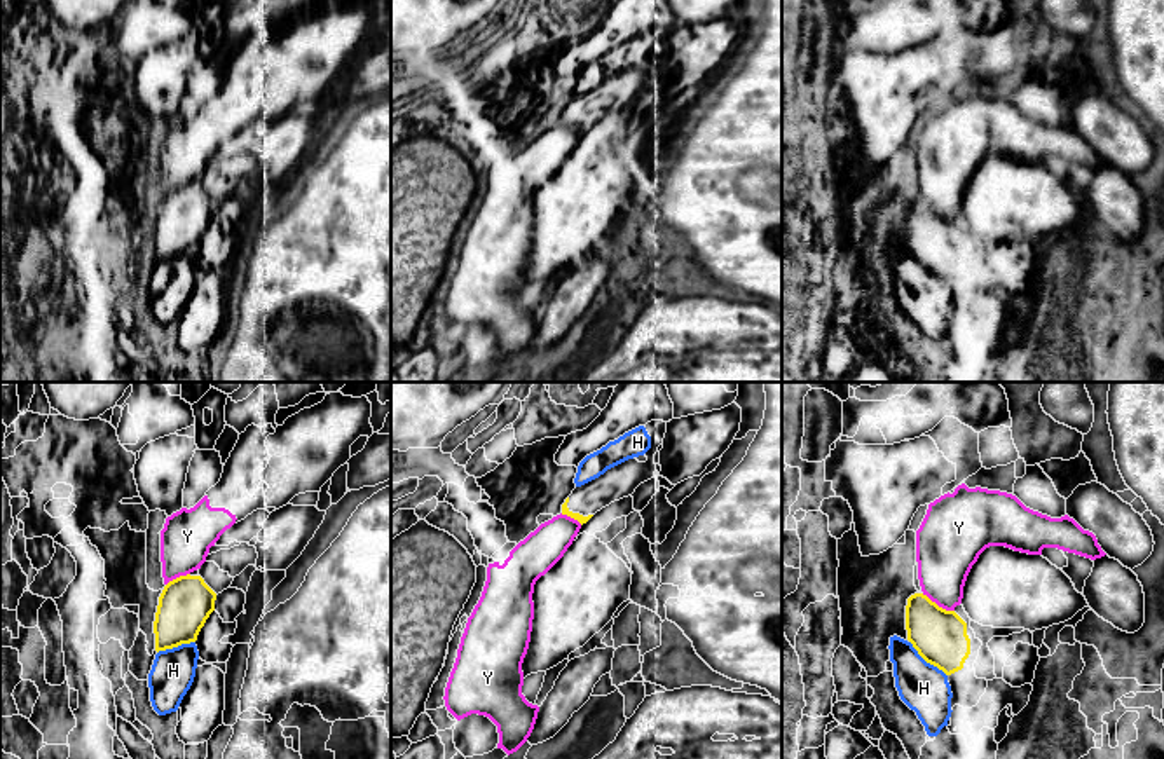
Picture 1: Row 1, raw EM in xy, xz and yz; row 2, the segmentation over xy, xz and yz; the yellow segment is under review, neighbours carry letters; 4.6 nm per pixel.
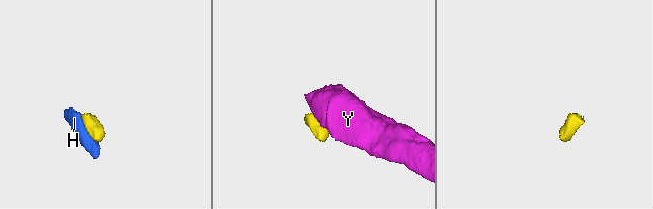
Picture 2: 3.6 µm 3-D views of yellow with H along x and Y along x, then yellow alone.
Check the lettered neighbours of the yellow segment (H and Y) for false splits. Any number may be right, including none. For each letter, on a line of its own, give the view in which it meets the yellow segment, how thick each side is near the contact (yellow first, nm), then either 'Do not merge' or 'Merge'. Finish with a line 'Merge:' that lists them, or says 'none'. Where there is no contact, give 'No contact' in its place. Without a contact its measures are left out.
H: Touches yellow in yz. Thickness 240 nm (yellow) against 220 nm. Do not merge
Y: Touches yellow in yz. Thickness 240 nm (yellow) against 280 nm. Do not merge
Merge: none

